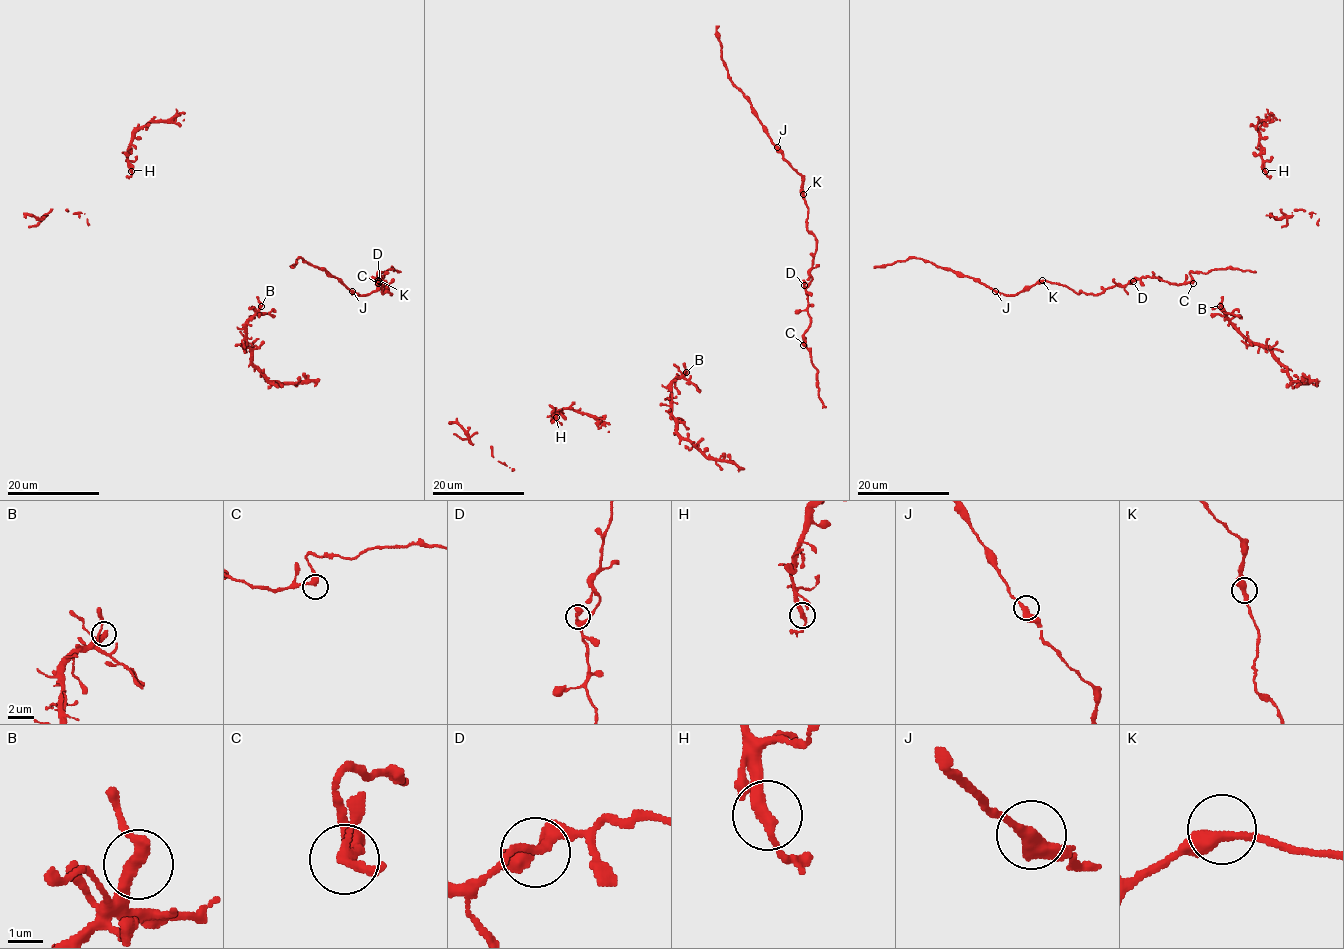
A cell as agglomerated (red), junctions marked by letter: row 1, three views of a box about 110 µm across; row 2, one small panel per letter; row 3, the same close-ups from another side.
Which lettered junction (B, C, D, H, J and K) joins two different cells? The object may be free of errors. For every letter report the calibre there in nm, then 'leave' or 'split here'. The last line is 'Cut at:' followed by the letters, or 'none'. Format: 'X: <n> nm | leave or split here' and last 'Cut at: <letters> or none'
B: 360 nm | leave
C: 360 nm | leave
D: 380 nm | leave
H: 320 nm | leave
J: 340 nm | leave
K: 380 nm | leave
Cut at: none

